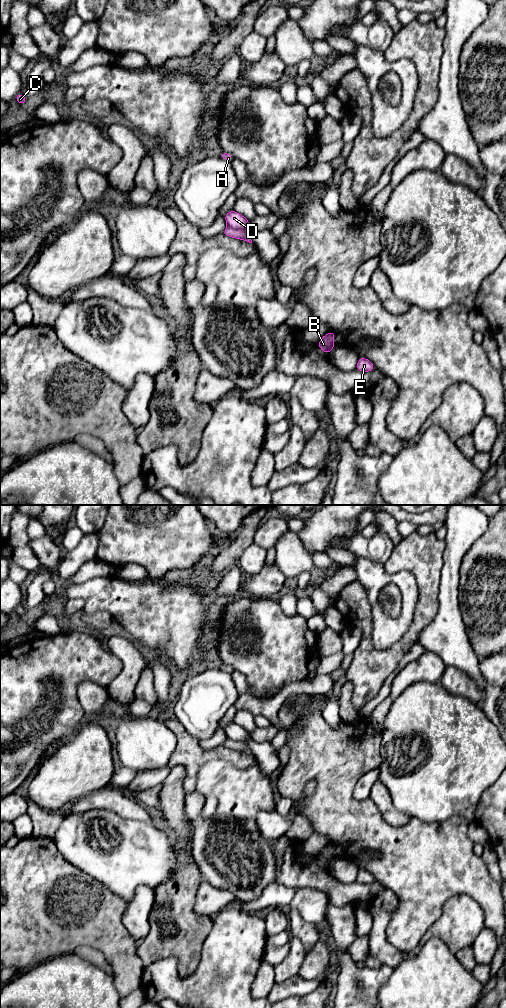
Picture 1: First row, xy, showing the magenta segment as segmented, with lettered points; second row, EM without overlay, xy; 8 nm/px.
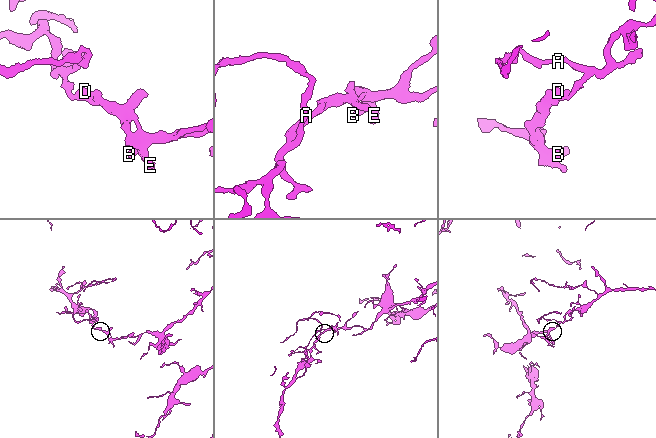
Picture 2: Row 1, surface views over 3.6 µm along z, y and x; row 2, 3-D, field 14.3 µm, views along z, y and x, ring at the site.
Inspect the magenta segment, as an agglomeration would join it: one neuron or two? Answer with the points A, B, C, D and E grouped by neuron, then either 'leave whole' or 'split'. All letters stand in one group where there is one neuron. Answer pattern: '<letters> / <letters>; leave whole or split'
A C / B D E; split

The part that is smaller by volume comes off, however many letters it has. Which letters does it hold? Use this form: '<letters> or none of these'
A, C

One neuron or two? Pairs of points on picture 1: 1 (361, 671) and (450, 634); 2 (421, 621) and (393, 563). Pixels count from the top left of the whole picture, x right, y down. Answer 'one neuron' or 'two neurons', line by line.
1: two neurons
2: one neuron

